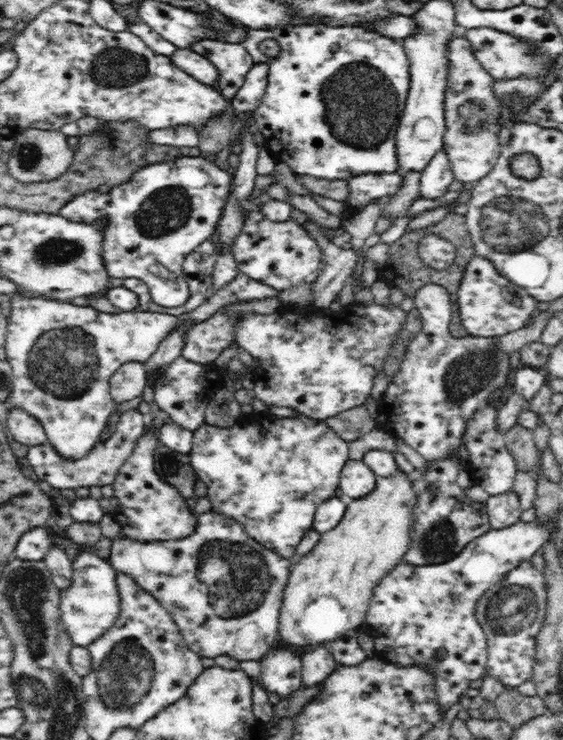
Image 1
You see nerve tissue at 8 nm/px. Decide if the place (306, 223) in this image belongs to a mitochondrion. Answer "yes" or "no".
no

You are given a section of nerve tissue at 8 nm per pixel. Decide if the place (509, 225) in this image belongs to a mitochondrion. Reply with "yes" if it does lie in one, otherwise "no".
yes

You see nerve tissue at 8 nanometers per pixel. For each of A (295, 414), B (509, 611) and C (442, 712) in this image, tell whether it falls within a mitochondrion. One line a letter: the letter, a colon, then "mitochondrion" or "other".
A: other
B: mitochondrion
C: other

